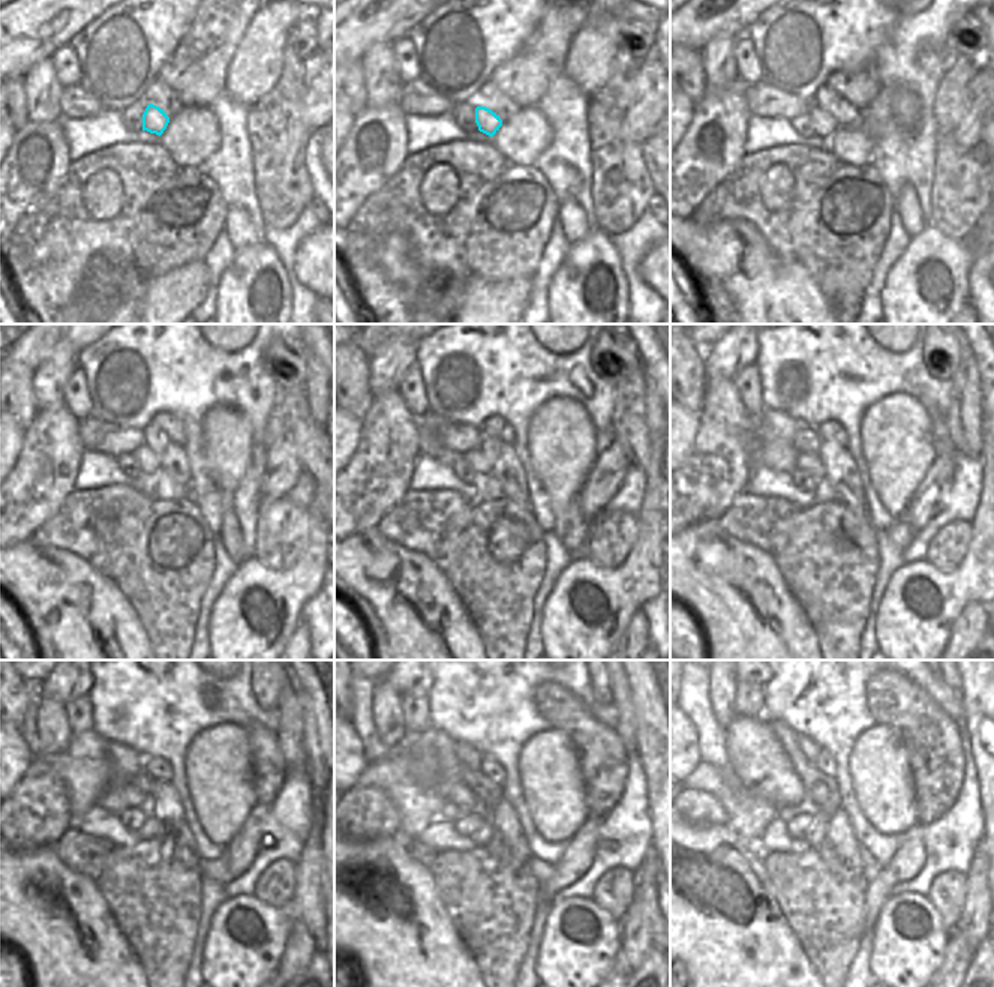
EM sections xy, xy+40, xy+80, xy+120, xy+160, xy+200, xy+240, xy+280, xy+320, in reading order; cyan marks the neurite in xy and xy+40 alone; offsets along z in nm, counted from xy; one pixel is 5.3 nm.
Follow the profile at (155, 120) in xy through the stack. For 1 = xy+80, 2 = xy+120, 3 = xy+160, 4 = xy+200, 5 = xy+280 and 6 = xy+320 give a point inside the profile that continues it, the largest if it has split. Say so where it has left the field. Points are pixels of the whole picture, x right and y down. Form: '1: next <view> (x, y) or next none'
1: next xy+80 (823, 125)
2: next xy+120 (149, 462)
3: next xy+160 (476, 459)
4: next xy+200 (811, 464)
5: next xy+280 (423, 764)
6: next xy+320 (759, 762)

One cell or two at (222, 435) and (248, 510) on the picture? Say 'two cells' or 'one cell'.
two cells

